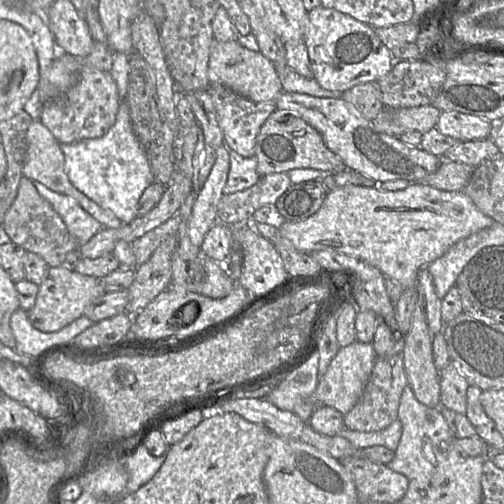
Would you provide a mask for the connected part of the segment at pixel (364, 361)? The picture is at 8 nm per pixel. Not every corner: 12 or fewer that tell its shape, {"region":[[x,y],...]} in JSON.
{"region":[[371,343],[339,349],[313,394],[342,415],[373,370]]}

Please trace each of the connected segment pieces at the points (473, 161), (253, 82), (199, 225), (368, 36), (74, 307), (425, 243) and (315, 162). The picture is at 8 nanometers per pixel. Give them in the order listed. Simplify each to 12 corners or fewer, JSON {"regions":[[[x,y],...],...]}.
{"regions":[[[491,139],[459,142],[441,158],[472,167],[495,157]],[[214,40],[210,85],[254,102],[282,92],[272,62],[237,40]],[[228,148],[216,152],[195,197],[188,236],[200,247],[216,223],[229,172]],[[332,8],[308,12],[313,78],[343,93],[395,61],[374,28]],[[49,267],[27,316],[57,332],[102,293],[100,281]],[[347,185],[286,221],[300,252],[344,253],[403,289],[495,221],[463,191]],[[276,109],[256,138],[260,178],[346,169],[320,133]]]}

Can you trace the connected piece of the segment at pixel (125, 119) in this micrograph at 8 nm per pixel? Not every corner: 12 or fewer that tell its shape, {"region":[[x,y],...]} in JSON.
{"region":[[128,55],[102,137],[60,144],[71,184],[124,224],[154,182],[126,102]]}

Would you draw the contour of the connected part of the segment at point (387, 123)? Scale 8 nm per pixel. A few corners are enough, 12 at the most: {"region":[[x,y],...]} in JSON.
{"region":[[431,104],[384,108],[372,123],[393,137],[424,134],[440,113]]}

